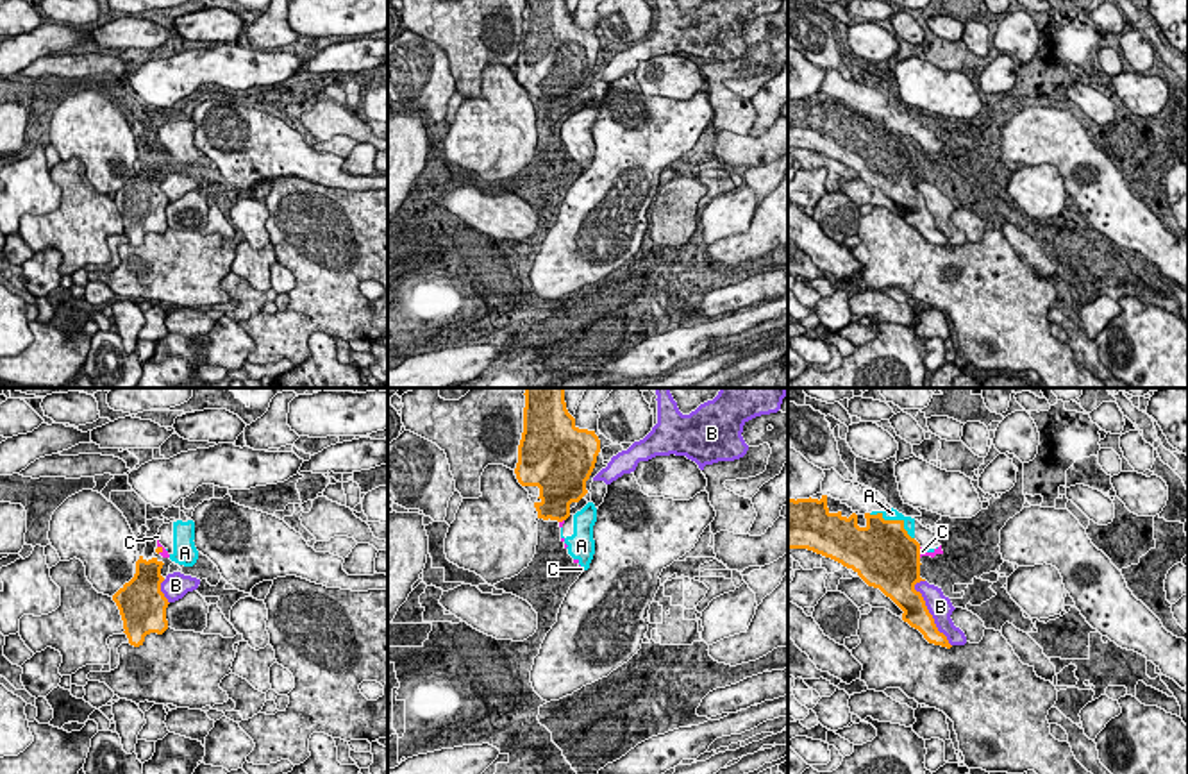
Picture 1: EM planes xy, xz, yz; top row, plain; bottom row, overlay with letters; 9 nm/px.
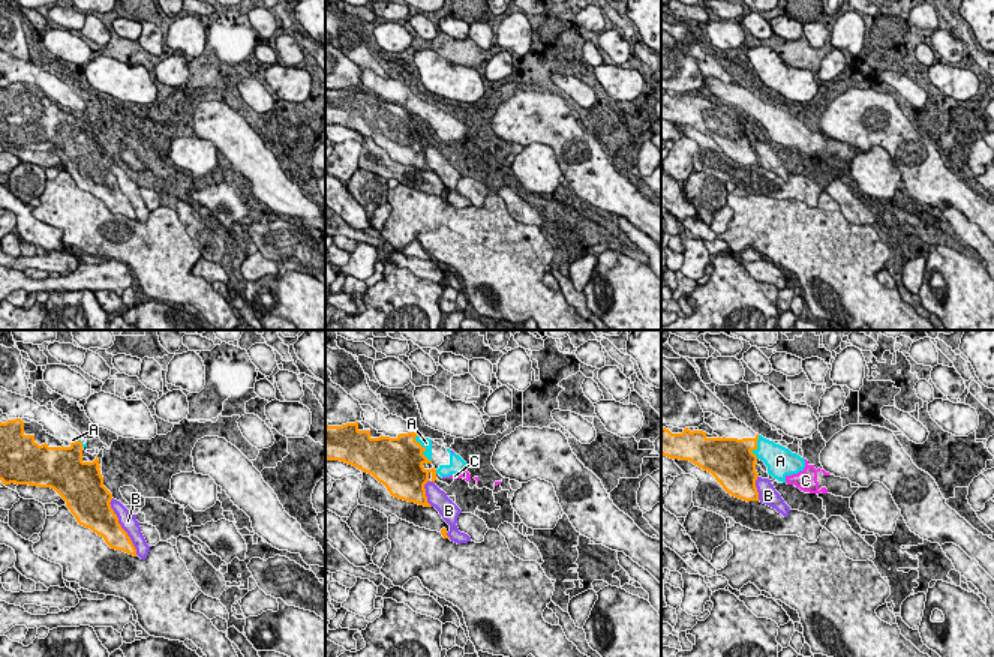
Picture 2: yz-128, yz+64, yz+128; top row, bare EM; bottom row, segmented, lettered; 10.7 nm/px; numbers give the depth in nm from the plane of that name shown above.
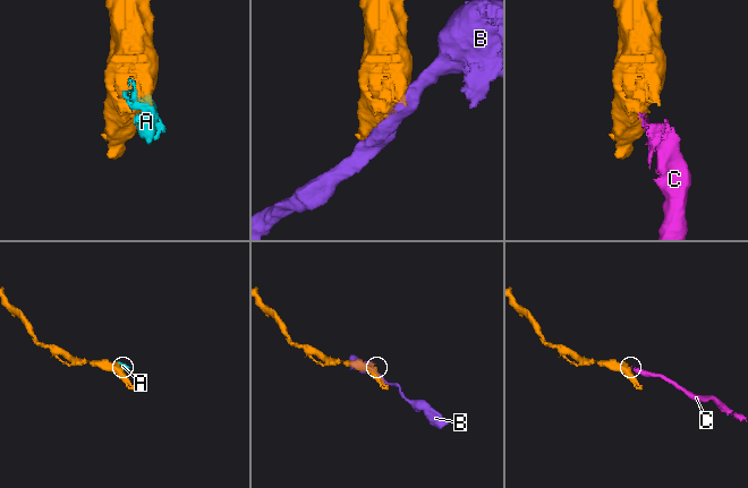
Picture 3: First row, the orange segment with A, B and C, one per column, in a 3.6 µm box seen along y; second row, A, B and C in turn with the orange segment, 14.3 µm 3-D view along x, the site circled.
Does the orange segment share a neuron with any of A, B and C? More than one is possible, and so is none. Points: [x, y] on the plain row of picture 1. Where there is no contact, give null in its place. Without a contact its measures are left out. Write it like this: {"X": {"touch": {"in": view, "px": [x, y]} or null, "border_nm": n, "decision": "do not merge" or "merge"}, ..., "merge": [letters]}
{"A": {"touch": {"in": "yz", "px": [894, 120]}, "border_nm": 480, "decision": "do not merge"}, "B": {"touch": {"in": "yz", "px": [929, 213]}, "border_nm": 650, "decision": "do not merge"}, "C": {"touch": {"in": "xy", "px": [161, 149]}, "border_nm": 90, "decision": "do not merge"}, "merge": []}

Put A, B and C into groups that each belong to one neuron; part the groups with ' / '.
A C / B

